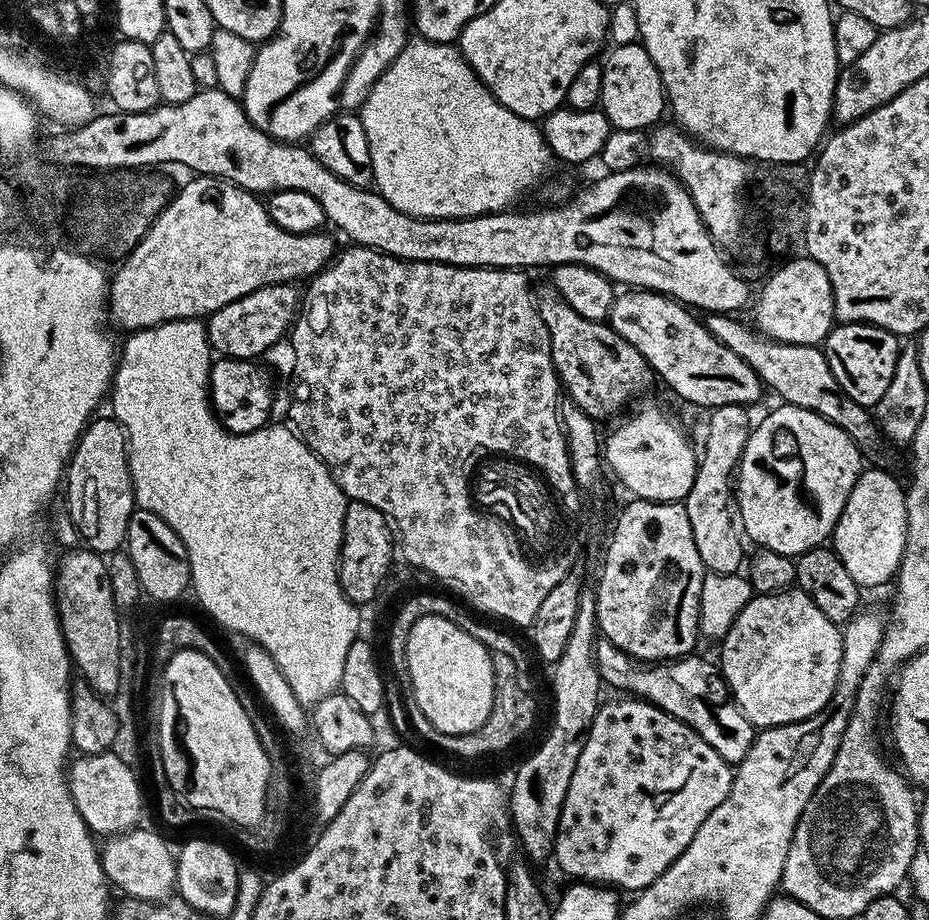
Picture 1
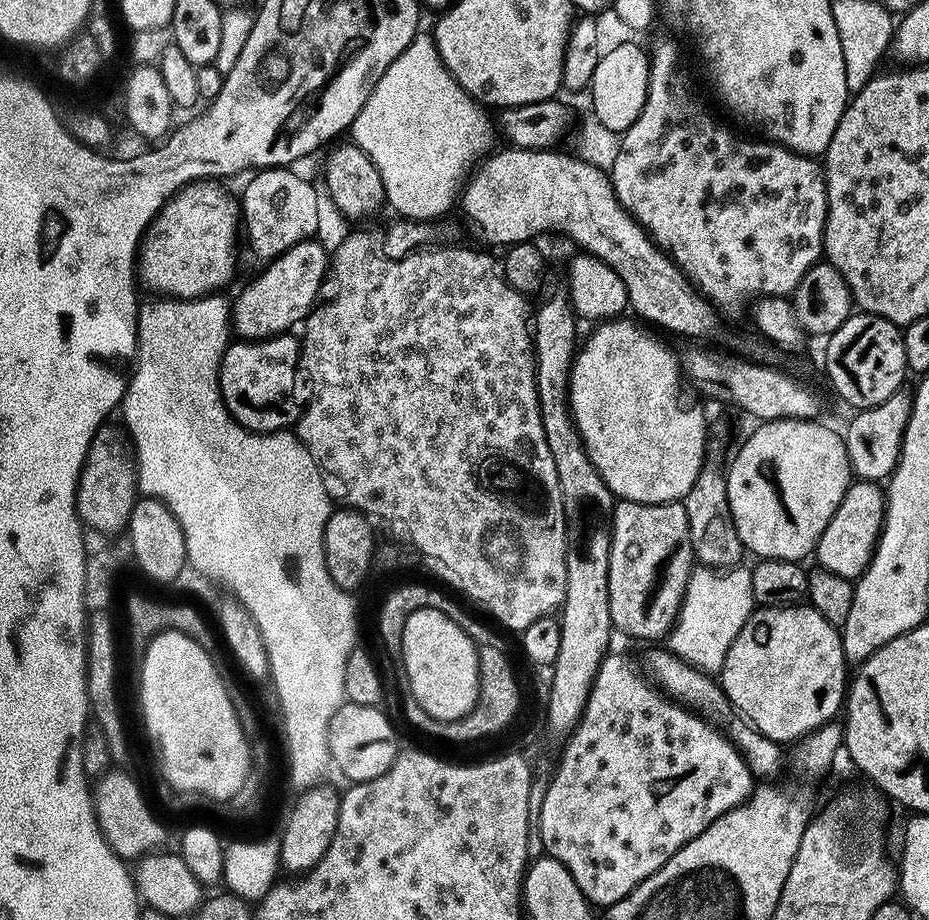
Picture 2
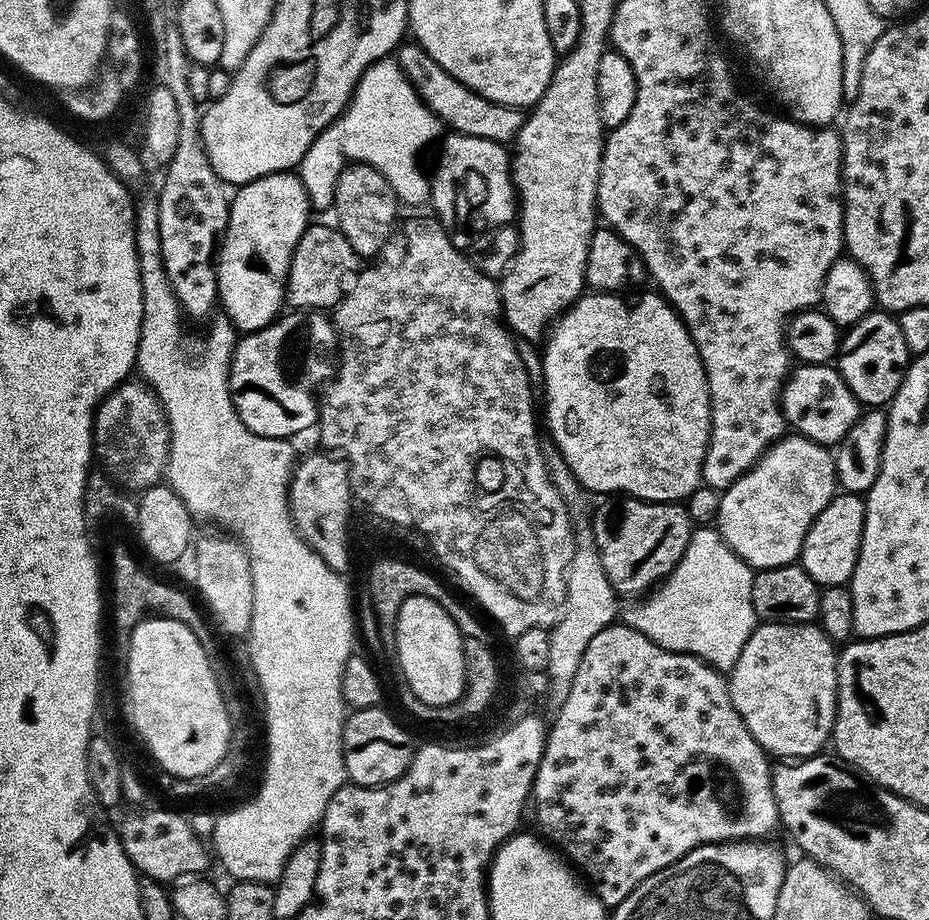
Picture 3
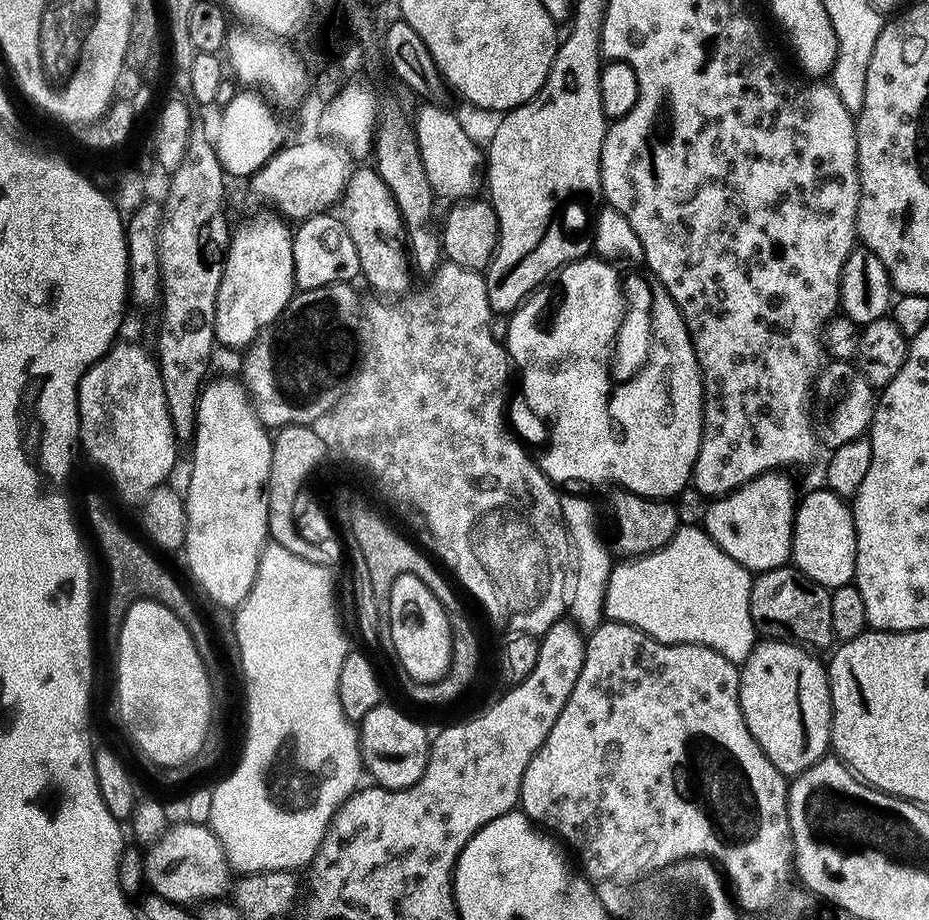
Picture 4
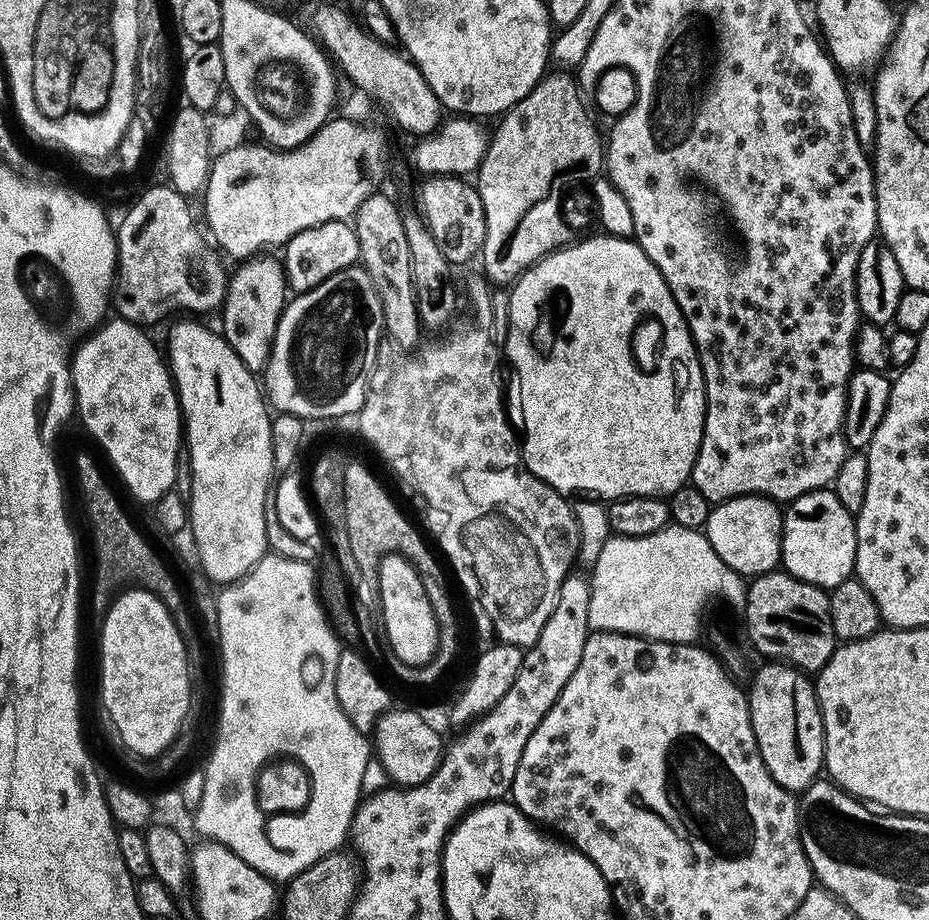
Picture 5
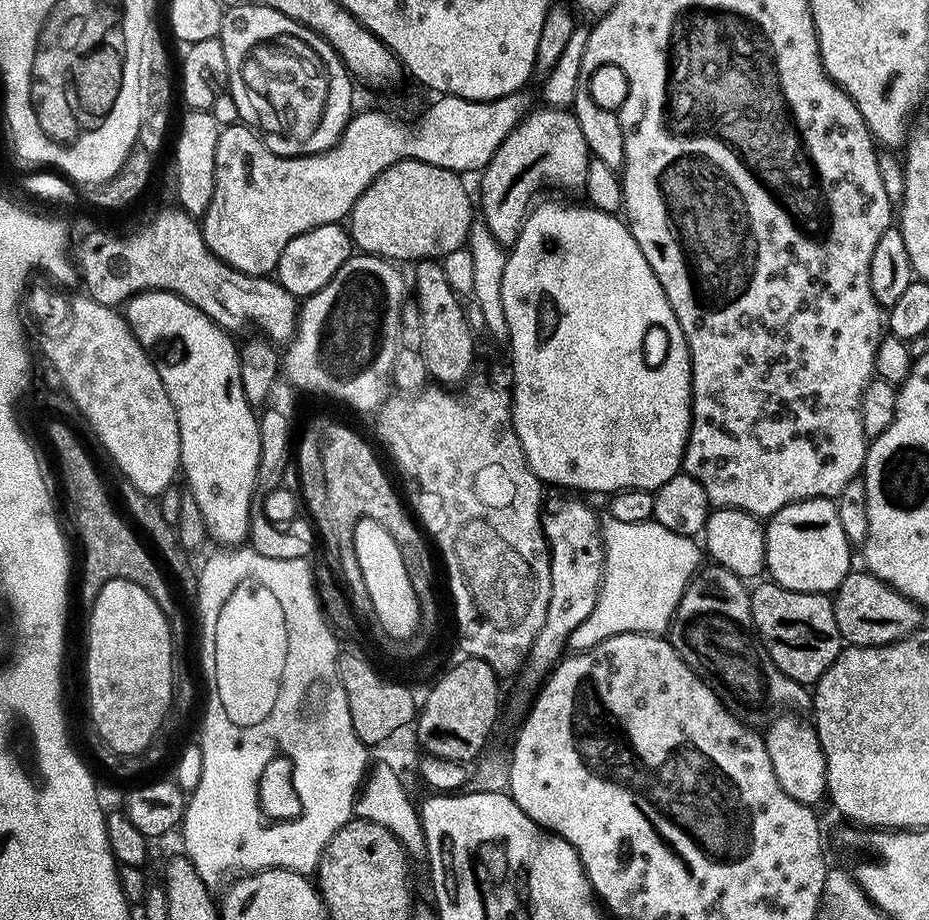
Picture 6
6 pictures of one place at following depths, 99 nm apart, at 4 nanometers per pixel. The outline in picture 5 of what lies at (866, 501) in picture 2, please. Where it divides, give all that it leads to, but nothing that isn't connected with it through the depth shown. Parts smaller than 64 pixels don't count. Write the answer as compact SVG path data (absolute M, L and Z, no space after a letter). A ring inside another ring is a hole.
M835 491L808 492L787 505L780 547L783 571L819 588L837 588L856 566L856 517L838 502Z

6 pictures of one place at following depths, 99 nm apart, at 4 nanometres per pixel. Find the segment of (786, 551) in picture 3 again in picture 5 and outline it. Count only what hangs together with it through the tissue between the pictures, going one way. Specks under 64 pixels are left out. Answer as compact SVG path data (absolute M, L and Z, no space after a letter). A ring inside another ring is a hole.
M735 496L733 500L724 500L709 511L706 535L722 562L744 578L755 578L767 572L775 572L781 563L780 547L784 537L781 505L775 500L769 500L767 496Z

